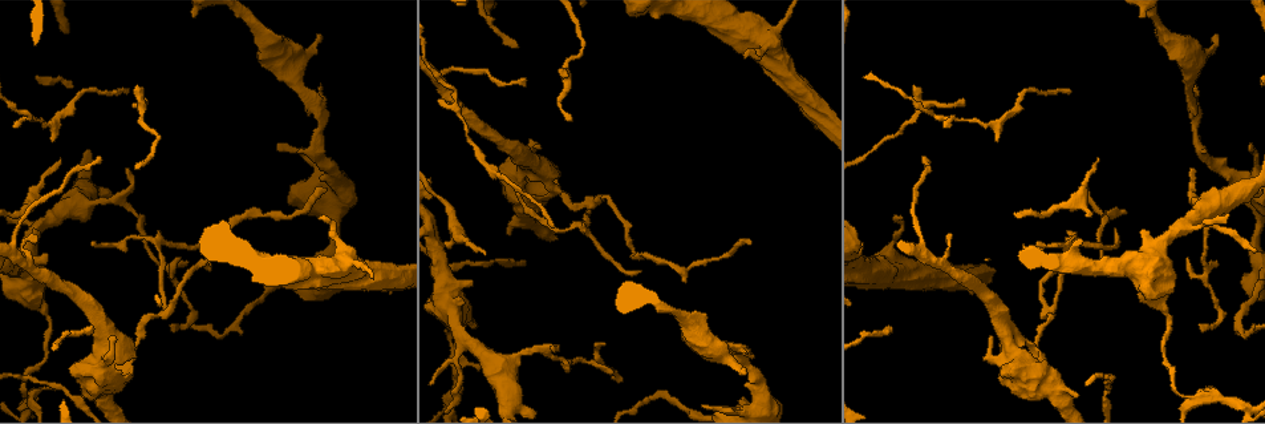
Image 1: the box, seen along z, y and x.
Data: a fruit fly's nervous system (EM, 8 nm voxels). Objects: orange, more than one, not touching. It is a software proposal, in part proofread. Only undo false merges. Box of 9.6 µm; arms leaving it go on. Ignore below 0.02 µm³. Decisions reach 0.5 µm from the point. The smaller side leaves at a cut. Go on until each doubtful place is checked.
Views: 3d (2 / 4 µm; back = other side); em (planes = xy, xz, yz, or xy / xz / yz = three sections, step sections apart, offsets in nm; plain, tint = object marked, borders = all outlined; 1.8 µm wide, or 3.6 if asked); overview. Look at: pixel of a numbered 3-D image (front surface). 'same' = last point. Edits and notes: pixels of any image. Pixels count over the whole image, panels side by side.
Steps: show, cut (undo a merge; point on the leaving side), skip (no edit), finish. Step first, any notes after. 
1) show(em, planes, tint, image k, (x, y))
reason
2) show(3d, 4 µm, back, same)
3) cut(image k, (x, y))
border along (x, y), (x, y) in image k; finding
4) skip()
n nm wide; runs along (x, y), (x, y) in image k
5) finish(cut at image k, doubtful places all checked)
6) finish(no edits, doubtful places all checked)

show(em, xy, step 8, tint, image 1, (131, 360))
sharp bend

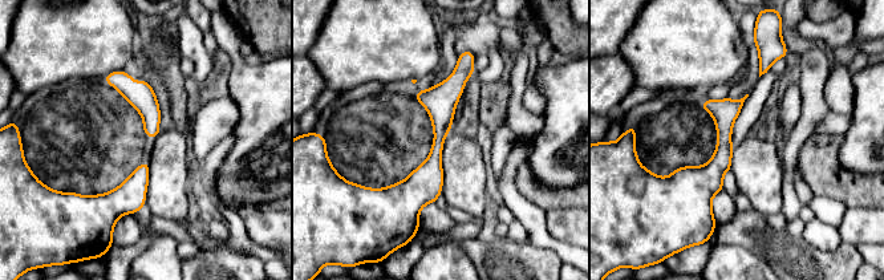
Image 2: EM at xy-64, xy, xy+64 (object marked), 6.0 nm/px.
show(em, planes, tint, same)

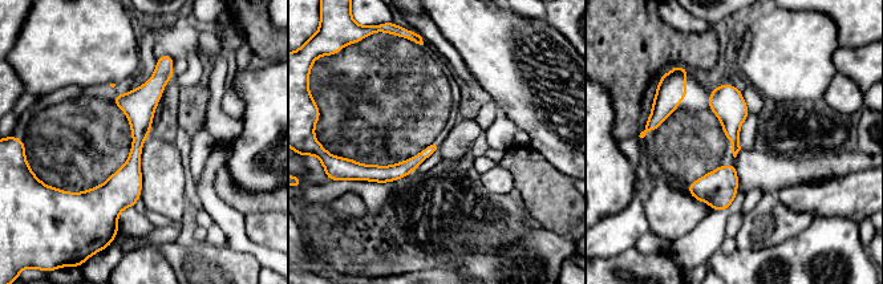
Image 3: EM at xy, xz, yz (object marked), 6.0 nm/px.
skip()
runs along (160, 68), (112, 219) in image 3; continuous, no second cell

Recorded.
show(3d, 4 µm, image 1, (1193, 398))
sharp bend

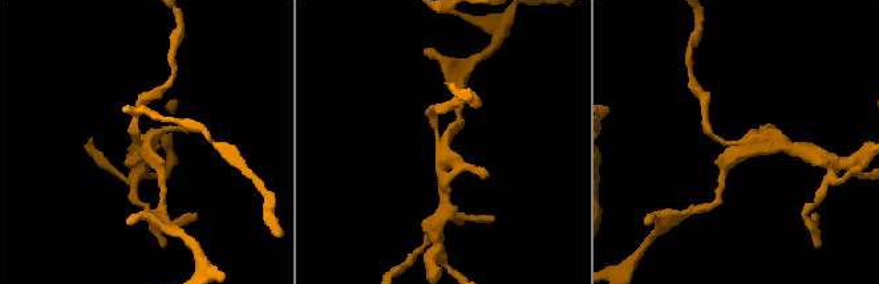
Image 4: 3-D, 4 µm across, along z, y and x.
show(em, planes, tint, image 4, (148, 145))
shape alone is not enough

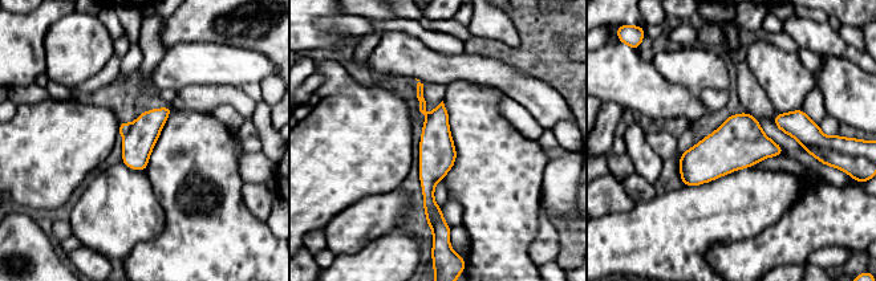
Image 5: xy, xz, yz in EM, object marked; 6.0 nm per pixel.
cut(image 5, (840, 161))
border along (801, 142), (820, 145), (827, 149) in image 5; two cells meet here

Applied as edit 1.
show(3d, 4 µm, back, image 1, (454, 385))
sudden change in width

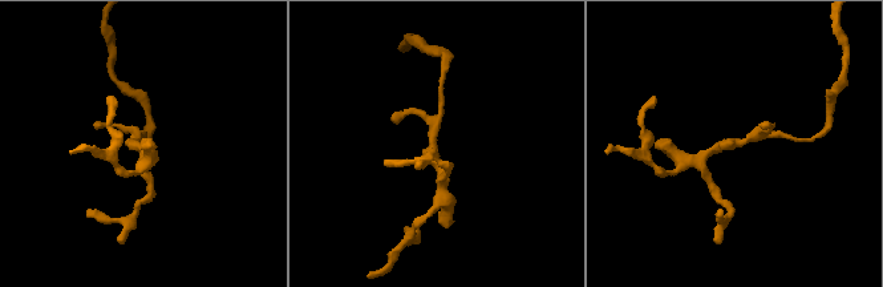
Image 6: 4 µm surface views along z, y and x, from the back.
show(em, planes, tint, image 6, (735, 142))
need the tissue

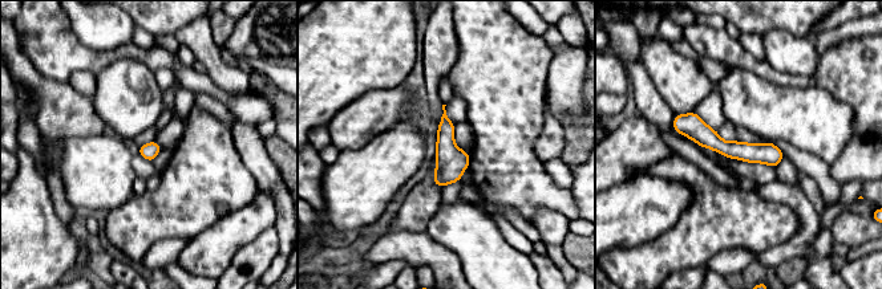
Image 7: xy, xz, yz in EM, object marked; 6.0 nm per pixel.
skip()
110 nm wide; runs along (676, 118), (723, 147), (779, 157) in image 7; all the same cell

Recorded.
show(em, planes, tint, image 1, (1187, 92))
calibre changes

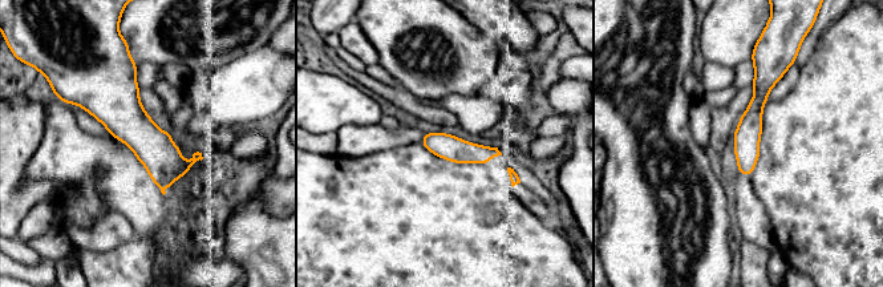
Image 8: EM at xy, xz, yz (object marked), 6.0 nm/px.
skip()
runs along (757, 64), (746, 170) in image 8; all the same cell

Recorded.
finish(cut at image 5, doubtful places all checked)

